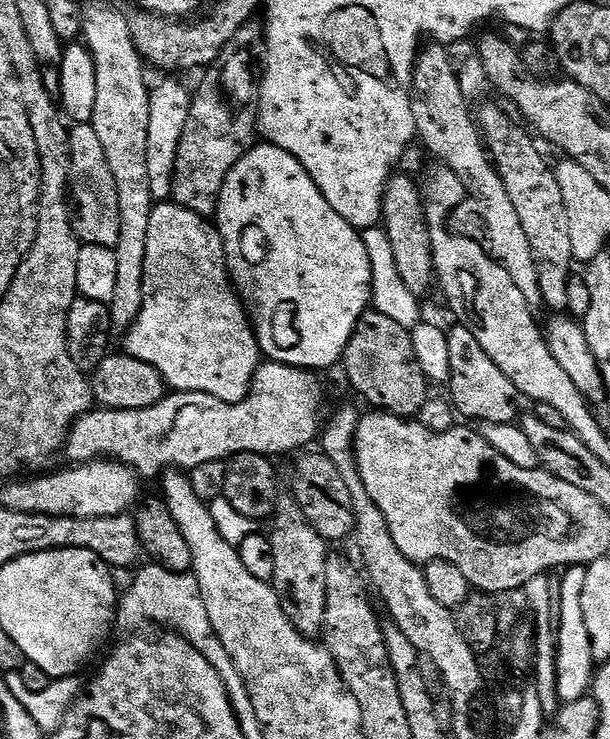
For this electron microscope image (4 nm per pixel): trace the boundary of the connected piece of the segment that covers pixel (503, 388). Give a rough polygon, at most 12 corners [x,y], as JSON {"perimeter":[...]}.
{"perimeter":[[468,328],[447,329],[452,407],[513,423],[518,393]]}

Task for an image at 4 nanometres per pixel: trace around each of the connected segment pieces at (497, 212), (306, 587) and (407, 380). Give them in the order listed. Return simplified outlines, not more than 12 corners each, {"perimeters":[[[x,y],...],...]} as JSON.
{"perimeters":[[[445,45],[412,72],[416,135],[458,174],[463,231],[539,305],[538,268]],[[295,502],[267,533],[270,583],[303,636],[326,618],[329,541]],[[381,312],[344,348],[353,390],[392,416],[419,417],[430,381],[411,331]]]}

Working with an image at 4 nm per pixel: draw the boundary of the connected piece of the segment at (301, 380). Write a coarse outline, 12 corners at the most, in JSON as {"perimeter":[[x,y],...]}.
{"perimeter":[[264,362],[227,404],[173,391],[93,410],[68,431],[73,465],[140,478],[307,449],[324,388]]}

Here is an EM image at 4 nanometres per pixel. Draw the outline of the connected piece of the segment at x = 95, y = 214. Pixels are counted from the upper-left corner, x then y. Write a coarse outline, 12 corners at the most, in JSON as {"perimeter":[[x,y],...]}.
{"perimeter":[[91,123],[71,125],[76,239],[115,249],[118,190]]}

